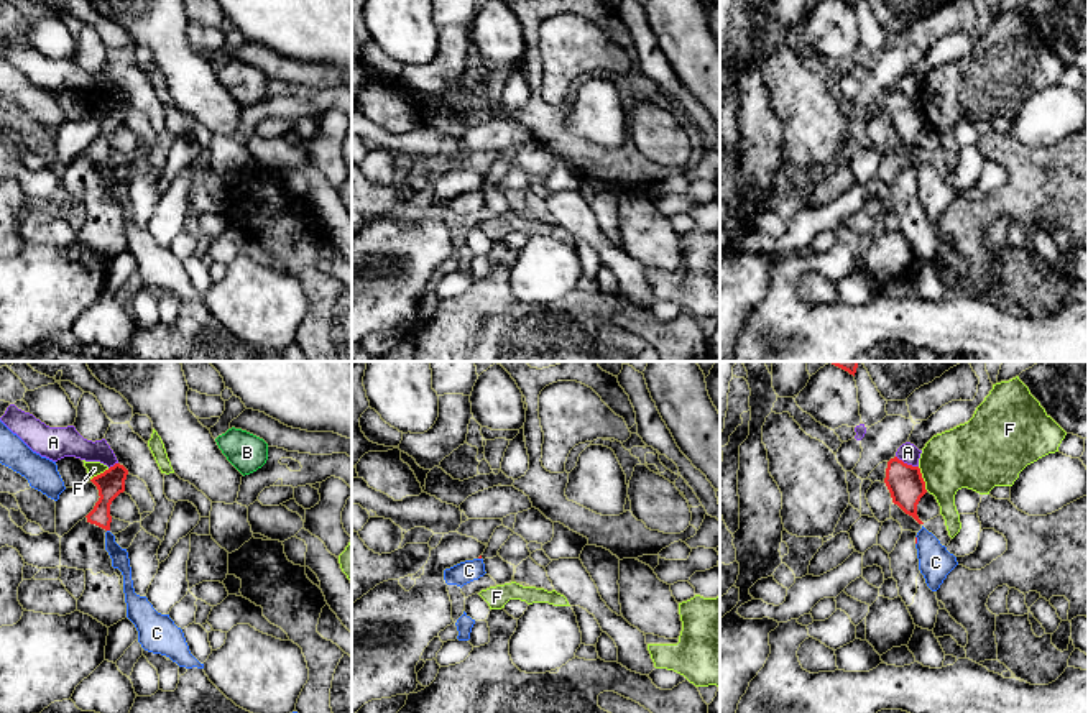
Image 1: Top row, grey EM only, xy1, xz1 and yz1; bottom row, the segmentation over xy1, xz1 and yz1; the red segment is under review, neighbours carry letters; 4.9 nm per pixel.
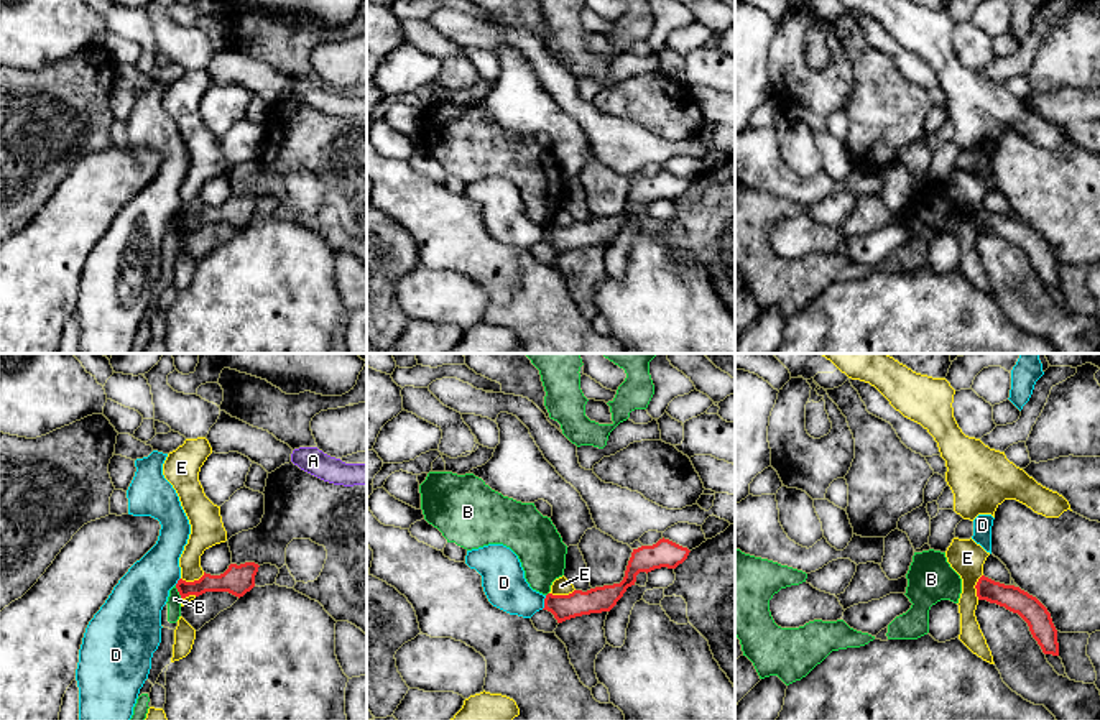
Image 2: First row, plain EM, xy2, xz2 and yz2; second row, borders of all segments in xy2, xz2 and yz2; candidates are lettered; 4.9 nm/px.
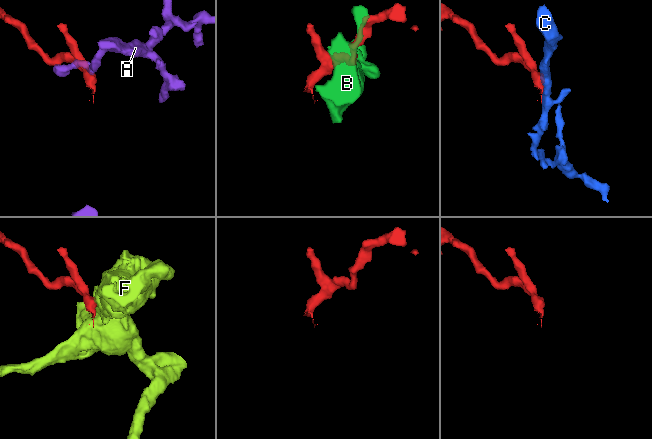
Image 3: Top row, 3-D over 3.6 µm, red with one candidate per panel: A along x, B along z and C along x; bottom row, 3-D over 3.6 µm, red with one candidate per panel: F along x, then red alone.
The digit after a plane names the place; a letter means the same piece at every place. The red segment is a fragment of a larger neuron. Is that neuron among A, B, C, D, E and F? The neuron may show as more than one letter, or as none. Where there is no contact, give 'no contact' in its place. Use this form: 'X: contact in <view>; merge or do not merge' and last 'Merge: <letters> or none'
A: contact in yz1; do not merge
B: contact in xy2; do not merge
C: contact in yz1; do not merge
D: contact in xz2; do not merge
E: contact in xz2; do not merge
F: contact in yz1; do not merge
Merge: none

